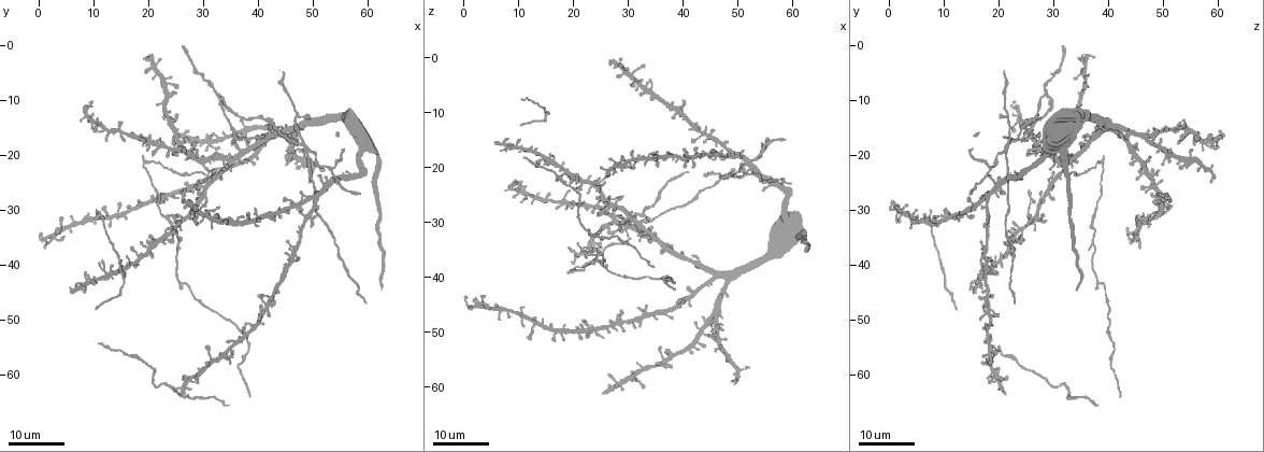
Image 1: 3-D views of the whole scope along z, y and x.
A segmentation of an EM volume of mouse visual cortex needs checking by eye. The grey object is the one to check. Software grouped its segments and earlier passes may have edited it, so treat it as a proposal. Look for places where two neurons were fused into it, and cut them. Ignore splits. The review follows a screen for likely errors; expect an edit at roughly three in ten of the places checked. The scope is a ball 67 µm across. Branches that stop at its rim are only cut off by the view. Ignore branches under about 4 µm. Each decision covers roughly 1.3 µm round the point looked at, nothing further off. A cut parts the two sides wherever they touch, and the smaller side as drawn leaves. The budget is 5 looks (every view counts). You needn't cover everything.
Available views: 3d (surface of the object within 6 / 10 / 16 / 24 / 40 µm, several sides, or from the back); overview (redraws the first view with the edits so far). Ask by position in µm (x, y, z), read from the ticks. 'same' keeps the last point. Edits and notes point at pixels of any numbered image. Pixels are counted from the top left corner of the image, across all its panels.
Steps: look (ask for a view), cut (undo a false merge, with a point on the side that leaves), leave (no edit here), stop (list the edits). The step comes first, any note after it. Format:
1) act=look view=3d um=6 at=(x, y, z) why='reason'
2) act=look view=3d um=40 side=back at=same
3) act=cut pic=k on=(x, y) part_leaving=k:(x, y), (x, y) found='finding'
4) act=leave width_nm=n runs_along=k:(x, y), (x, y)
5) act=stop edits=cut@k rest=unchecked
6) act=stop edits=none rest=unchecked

act=look view=3d um=16 at=(50.0, 19.0, 20.5) why='four-way junction'

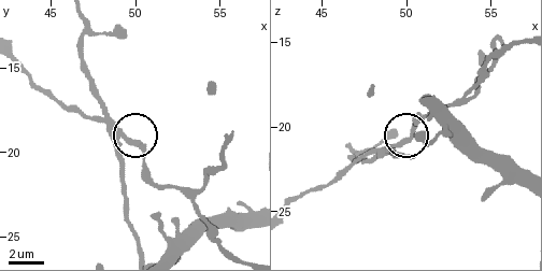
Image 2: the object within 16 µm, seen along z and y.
act=look view=3d um=6 at=(49.4, 19.1, 21.1) why='zoom in'

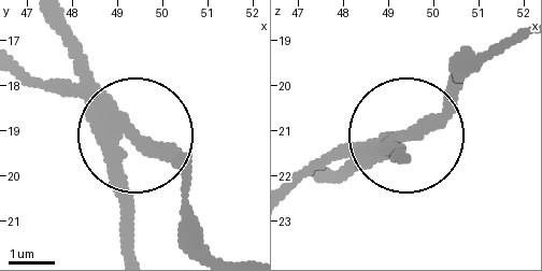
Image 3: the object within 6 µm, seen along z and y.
act=cut pic=3 on=(40, 85) part_leaving=3:(102, 111), (26, 76) found='two neurons meet here'

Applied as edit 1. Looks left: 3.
act=look view=3d um=16 at=(19.0, 22.5, 39.5) why='calibre changes'

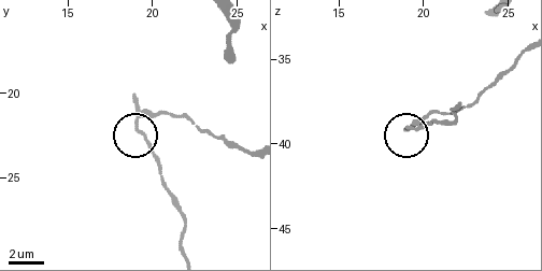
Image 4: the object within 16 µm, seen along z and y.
act=look view=3d um=10 at=(19.3, 22.3, 39.0)

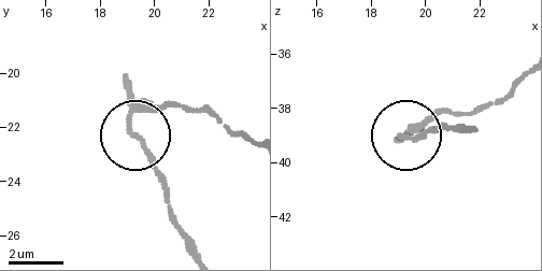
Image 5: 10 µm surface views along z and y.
act=cut pic=5 on=(169, 101) found='a second neuron is stuck on'

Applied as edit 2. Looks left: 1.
act=stop edits=cut@3,cut@5 rest=unchecked

